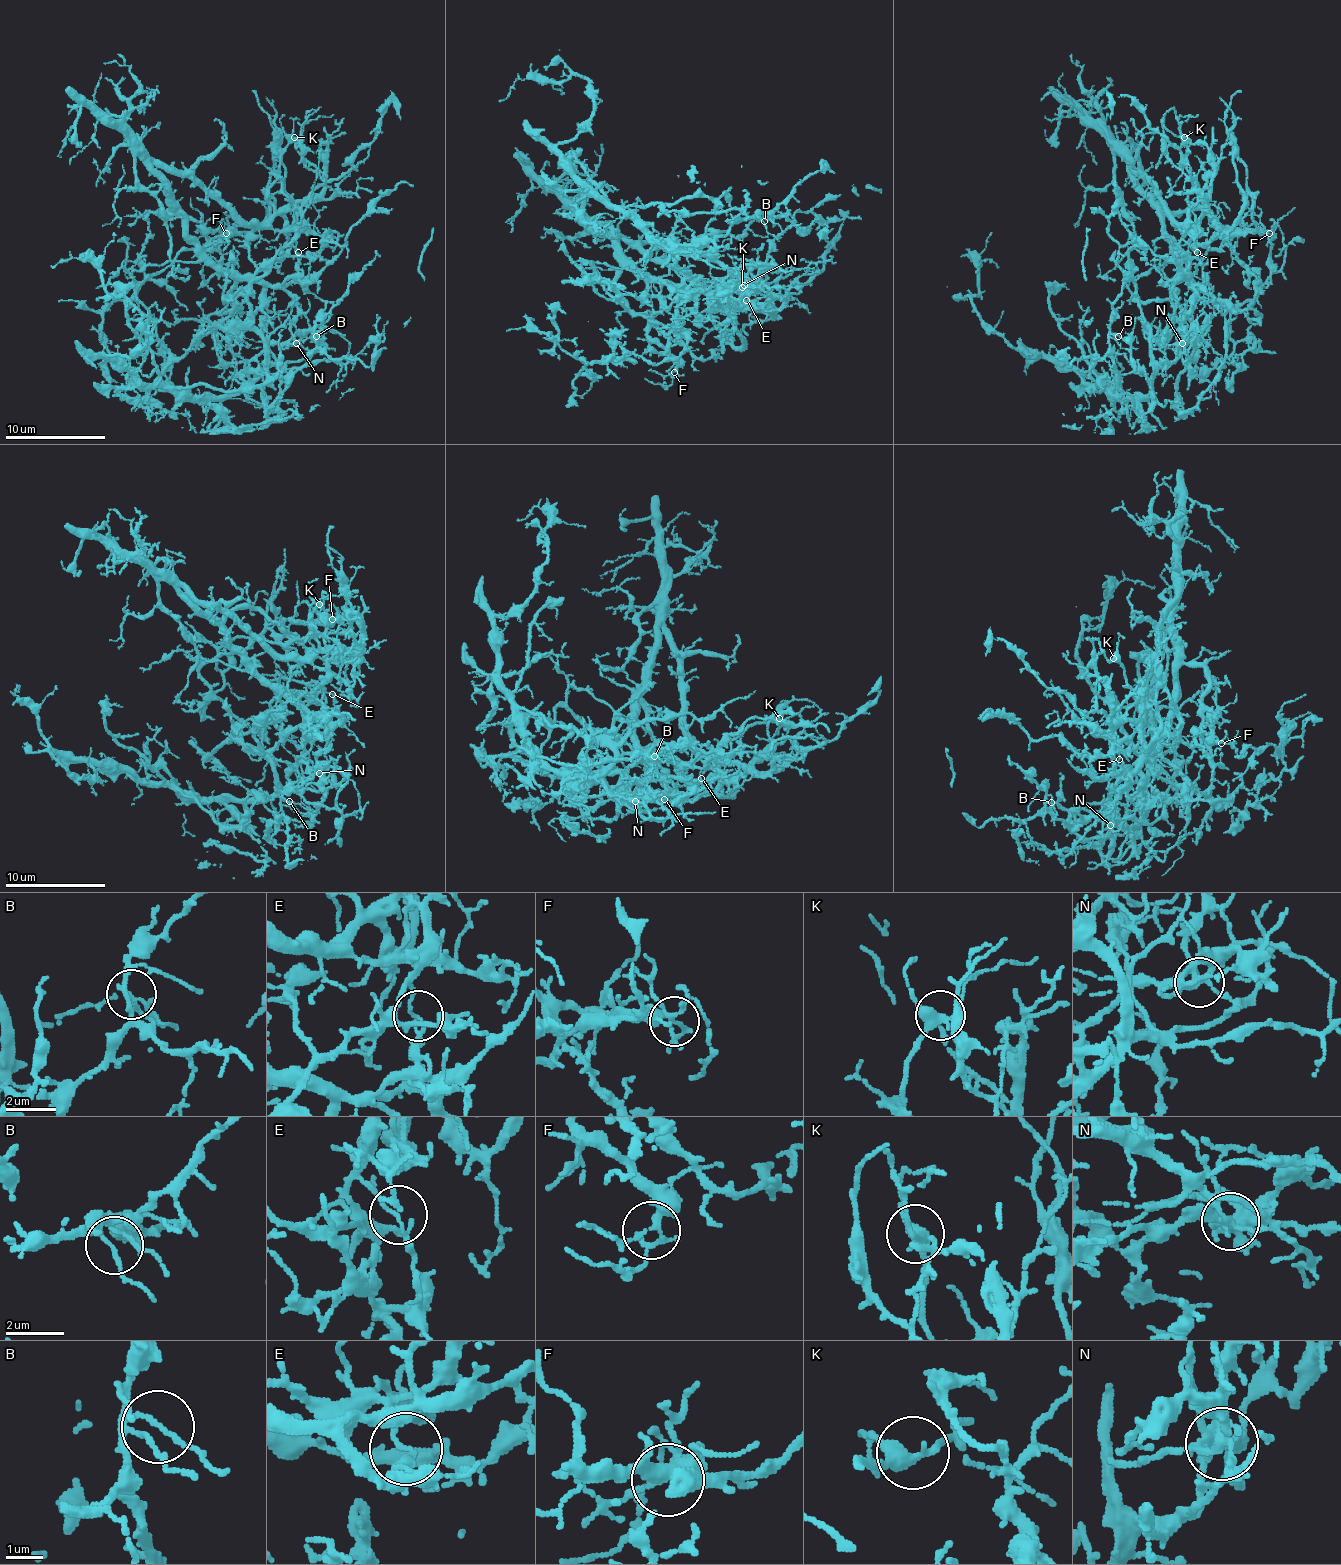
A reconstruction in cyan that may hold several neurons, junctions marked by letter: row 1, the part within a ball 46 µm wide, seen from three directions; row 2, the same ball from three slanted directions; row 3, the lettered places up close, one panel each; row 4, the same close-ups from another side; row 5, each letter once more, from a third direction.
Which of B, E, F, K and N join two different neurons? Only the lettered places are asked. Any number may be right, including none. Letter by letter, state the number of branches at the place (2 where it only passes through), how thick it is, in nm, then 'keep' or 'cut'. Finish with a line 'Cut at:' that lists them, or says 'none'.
B: branches 2; calibre 120 nm; keep
E: branches 3; calibre 90 nm; cut
F: branches 5; calibre 200 nm; keep
K: branches 3; calibre 300 nm; keep
N: branches 5; calibre 240 nm; cut
Cut at: E, N

